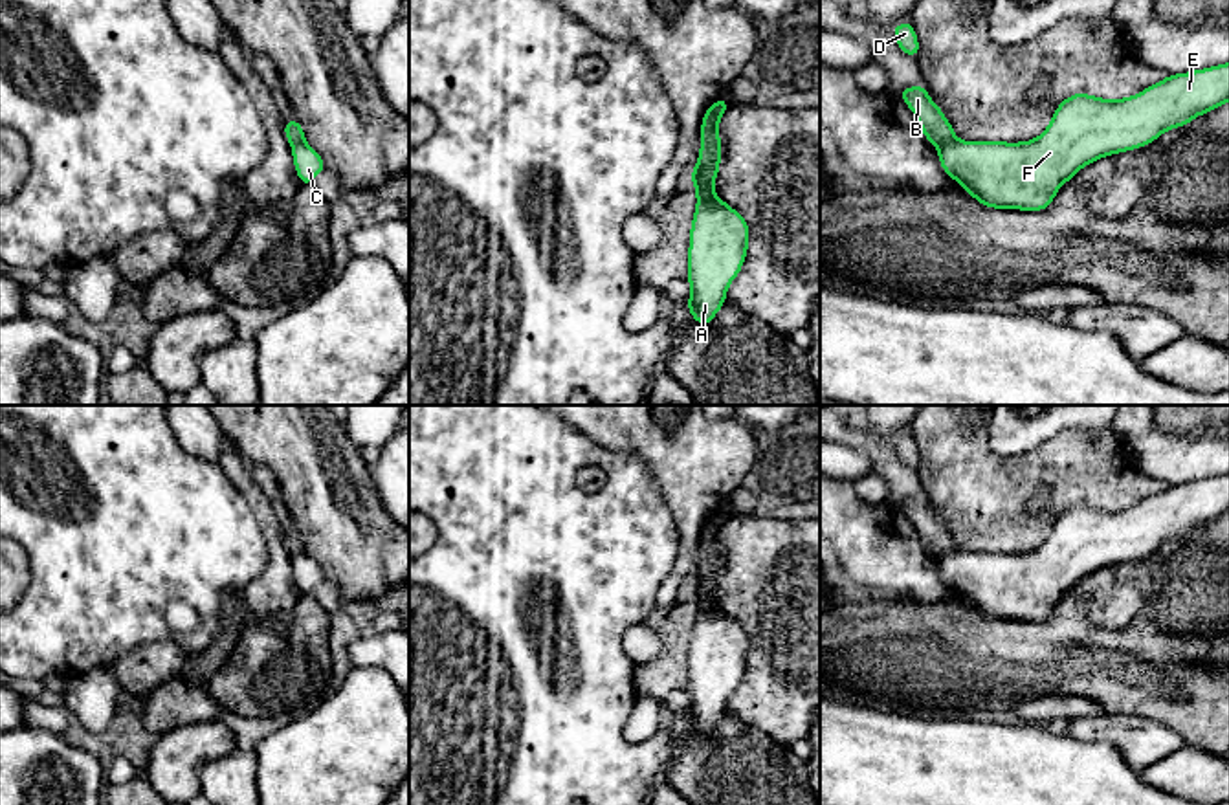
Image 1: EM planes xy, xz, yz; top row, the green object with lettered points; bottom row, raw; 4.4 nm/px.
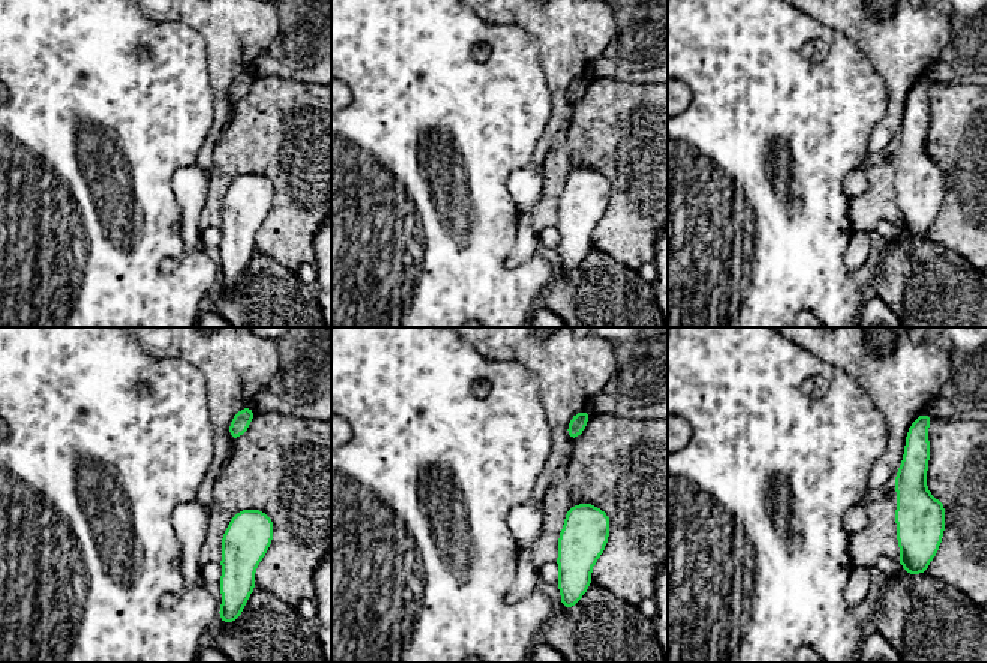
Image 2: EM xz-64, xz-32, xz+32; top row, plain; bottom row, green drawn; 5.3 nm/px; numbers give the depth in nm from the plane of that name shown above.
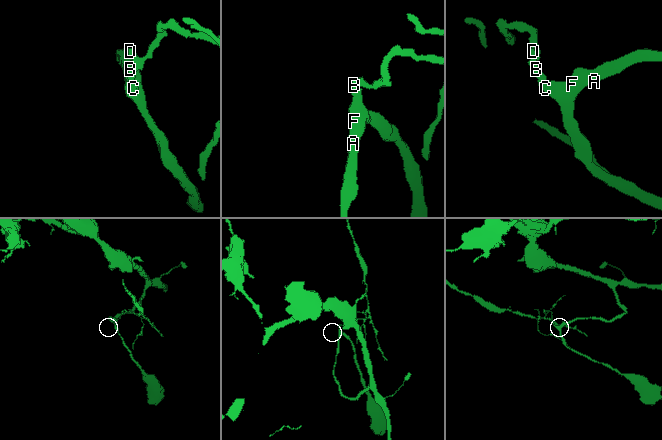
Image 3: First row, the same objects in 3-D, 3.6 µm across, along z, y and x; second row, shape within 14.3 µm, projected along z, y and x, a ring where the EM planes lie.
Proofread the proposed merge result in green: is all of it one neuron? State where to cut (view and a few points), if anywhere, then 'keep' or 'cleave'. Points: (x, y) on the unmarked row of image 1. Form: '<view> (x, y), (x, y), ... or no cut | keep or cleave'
yz (954, 549), (936, 556) | cleave

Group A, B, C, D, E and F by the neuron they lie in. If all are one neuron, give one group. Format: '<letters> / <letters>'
A C E F / B D

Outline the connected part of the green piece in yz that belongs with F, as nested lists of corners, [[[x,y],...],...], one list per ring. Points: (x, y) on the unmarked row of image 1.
[[[1229,473],[1167,486],[1161,493],[1123,510],[1079,502],[1057,517],[1047,539],[1031,552],[954,550],[936,559],[941,579],[985,618],[1044,622],[1053,614],[1057,601],[1091,572],[1146,557],[1163,543],[1185,537],[1225,513],[1229,513]]]

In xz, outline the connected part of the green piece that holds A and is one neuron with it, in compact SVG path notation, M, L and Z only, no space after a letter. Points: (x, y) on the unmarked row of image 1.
M719 508L710 530L701 537L701 561L690 585L697 616L690 640L688 677L692 704L686 713L699 735L714 732L726 713L726 700L739 686L748 660L748 634L736 620L714 603L721 576L719 532L728 519Z

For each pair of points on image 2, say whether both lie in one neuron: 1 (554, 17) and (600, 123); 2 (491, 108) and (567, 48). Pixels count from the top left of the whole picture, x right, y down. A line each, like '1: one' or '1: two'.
1: two
2: two

